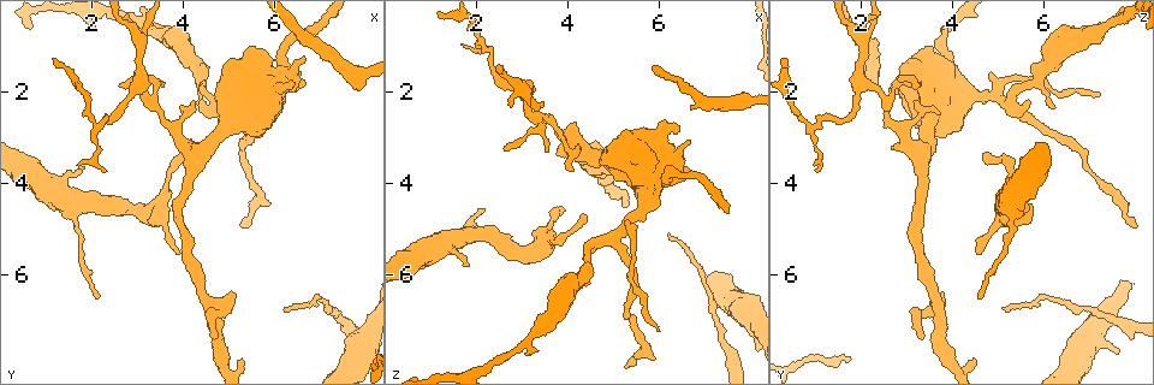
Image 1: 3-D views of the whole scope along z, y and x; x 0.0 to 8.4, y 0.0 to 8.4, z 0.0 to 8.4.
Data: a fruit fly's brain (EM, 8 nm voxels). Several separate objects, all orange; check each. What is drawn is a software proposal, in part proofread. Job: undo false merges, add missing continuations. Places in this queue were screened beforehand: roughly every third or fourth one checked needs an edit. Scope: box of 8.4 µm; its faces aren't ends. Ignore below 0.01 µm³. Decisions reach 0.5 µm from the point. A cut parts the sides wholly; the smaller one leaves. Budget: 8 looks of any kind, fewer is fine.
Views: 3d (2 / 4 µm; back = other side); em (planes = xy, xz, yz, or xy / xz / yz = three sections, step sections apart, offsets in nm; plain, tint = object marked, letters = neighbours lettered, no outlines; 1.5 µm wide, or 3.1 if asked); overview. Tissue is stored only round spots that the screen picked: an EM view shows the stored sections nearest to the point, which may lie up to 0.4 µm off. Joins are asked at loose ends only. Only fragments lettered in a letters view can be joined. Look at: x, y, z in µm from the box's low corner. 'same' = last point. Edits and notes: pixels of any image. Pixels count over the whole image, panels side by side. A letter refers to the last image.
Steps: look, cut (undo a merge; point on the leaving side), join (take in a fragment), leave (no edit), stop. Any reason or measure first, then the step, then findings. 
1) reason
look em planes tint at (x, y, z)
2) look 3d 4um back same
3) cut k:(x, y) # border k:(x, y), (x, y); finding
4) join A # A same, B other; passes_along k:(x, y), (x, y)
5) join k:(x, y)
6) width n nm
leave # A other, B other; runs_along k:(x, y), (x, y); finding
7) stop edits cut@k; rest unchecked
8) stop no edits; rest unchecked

calibre changes
look em yz step 4 letters at (3.45, 0.75, 7.15)

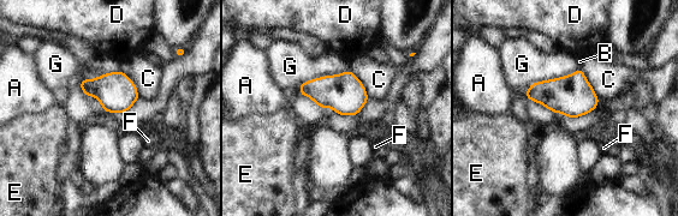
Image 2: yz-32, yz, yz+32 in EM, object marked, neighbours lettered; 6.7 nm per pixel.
width 180 nm; longest_contact G 400 nm
leave # A other, B other, C other, D other, E other, F other, G other; all the same neuron

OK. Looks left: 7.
narrows sharply
look em planes letters at (5.45, 1.65, 5.60)

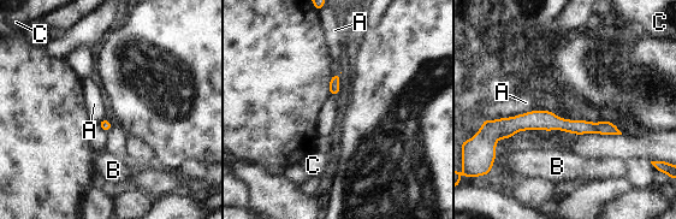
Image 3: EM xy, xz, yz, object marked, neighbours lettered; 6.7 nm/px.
width 60 nm
leave # A other, B other, C other; runs_along 3:(498, 126), (552, 122), (615, 131); all the same neuron

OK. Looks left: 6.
tapers out
look 3d 2um at (4.35, 3.35, 4.65)

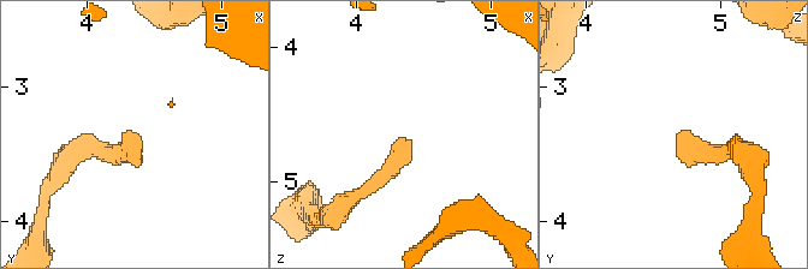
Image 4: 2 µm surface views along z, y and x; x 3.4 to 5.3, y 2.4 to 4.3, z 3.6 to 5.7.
now the EM
look em yz step 4 letters at (4.36, 3.34, 4.68)

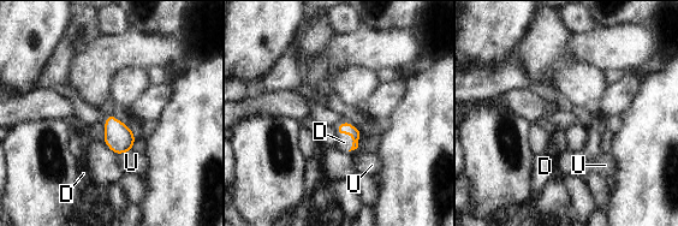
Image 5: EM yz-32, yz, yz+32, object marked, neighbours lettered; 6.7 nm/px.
join D # D same, U other; passes_along 5:(344, 128), (352, 136), (344, 142); it goes on there

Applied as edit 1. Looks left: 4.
an open end
look 3d 4um back at (6.35, 1.80, 2.75)

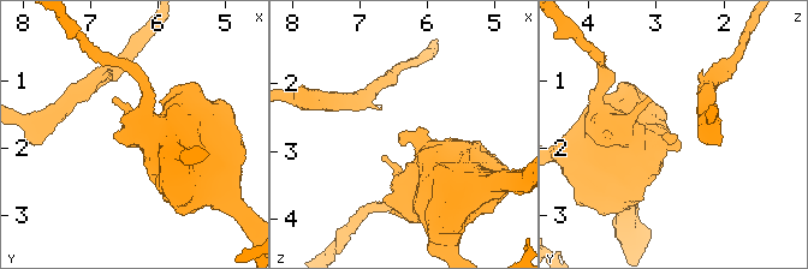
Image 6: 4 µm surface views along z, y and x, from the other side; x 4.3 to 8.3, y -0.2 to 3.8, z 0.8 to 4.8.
look em planes plain at (6.40, 1.80, 2.80)

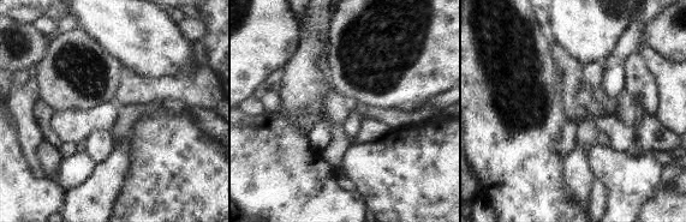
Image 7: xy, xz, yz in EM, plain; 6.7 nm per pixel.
look em planes letters same

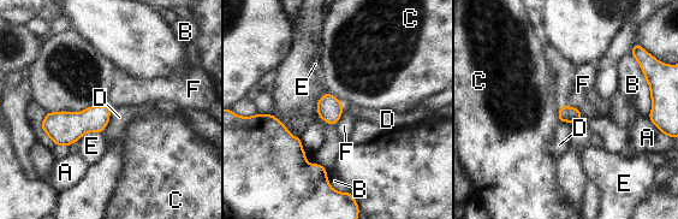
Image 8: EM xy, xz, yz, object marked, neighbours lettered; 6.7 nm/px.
leave # A other, B other, C other, D other, E other, F other; border 8:(112, 108), (108, 123), (101, 131); none of them fits

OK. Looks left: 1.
stop edits join@5; rest unchecked

